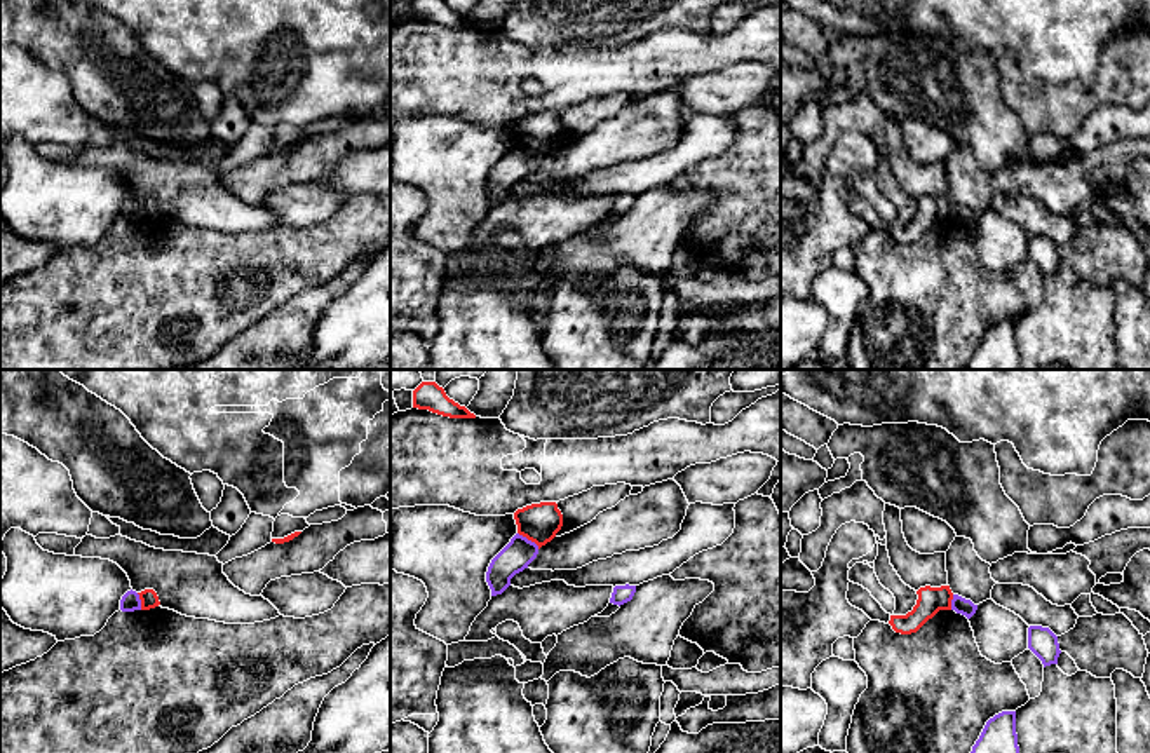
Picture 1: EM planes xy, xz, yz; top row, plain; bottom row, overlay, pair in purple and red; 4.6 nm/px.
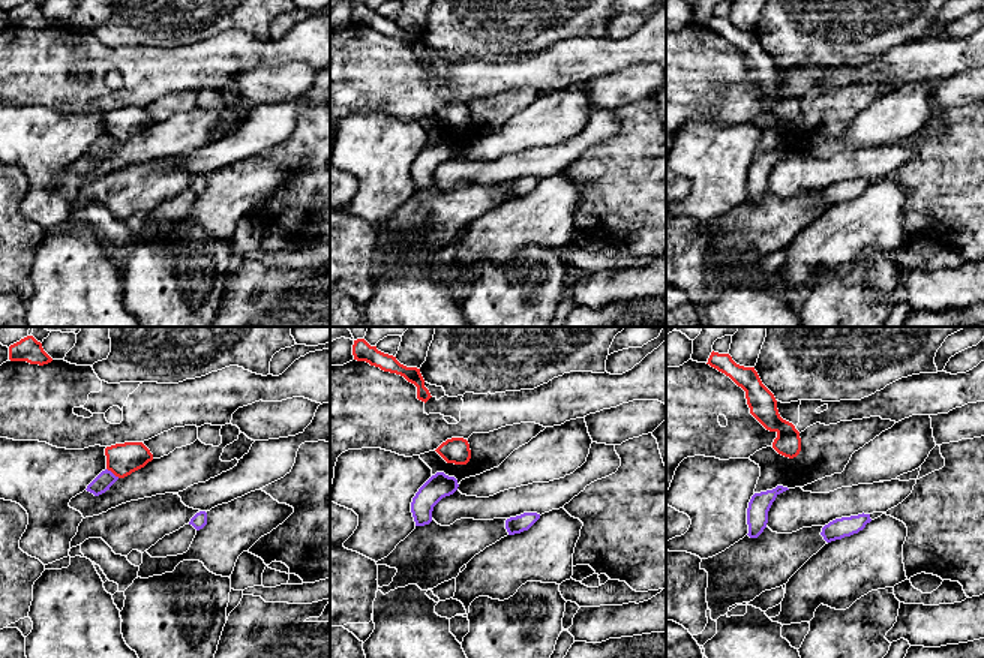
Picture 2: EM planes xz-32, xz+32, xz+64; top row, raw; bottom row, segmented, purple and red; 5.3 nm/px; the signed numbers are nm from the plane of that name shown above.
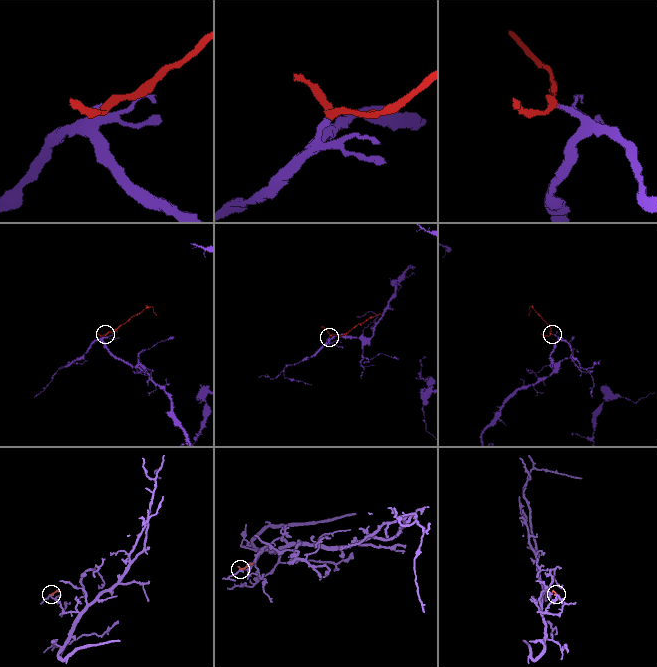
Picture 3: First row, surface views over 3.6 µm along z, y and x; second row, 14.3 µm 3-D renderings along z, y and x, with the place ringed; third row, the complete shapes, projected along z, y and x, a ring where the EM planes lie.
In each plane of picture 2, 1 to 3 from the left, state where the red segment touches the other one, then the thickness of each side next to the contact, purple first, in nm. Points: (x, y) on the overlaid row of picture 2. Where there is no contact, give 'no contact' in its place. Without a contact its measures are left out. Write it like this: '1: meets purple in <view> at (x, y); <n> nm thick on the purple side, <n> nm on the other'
1: meets purple in xz-32 at (111, 472); 90 nm thick on the purple side, 180 nm on the other
2: no contact
3: no contact

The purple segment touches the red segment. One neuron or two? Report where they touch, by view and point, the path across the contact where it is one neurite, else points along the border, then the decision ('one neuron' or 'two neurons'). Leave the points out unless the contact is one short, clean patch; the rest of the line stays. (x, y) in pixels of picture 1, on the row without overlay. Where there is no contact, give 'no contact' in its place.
contact xz (527, 149); border xz (518, 142), (539, 157); two neurons

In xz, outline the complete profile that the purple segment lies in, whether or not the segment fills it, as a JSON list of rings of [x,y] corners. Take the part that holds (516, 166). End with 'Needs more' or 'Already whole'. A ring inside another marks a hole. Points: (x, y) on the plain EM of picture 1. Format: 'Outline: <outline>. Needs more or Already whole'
Outline: [[[516,143],[488,176],[486,192],[491,206],[502,204],[511,195],[511,188],[528,178],[537,164],[538,155]]]. Already whole

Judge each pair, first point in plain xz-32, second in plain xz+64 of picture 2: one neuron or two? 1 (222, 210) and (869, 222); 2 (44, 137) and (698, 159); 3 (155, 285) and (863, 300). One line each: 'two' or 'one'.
1: one
2: one
3: one

